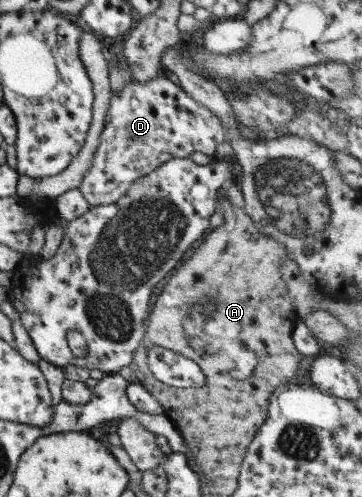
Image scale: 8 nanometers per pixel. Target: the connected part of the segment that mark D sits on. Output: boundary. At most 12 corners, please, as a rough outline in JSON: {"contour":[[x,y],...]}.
{"contour":[[166,76],[111,93],[76,189],[113,204],[226,132]]}

